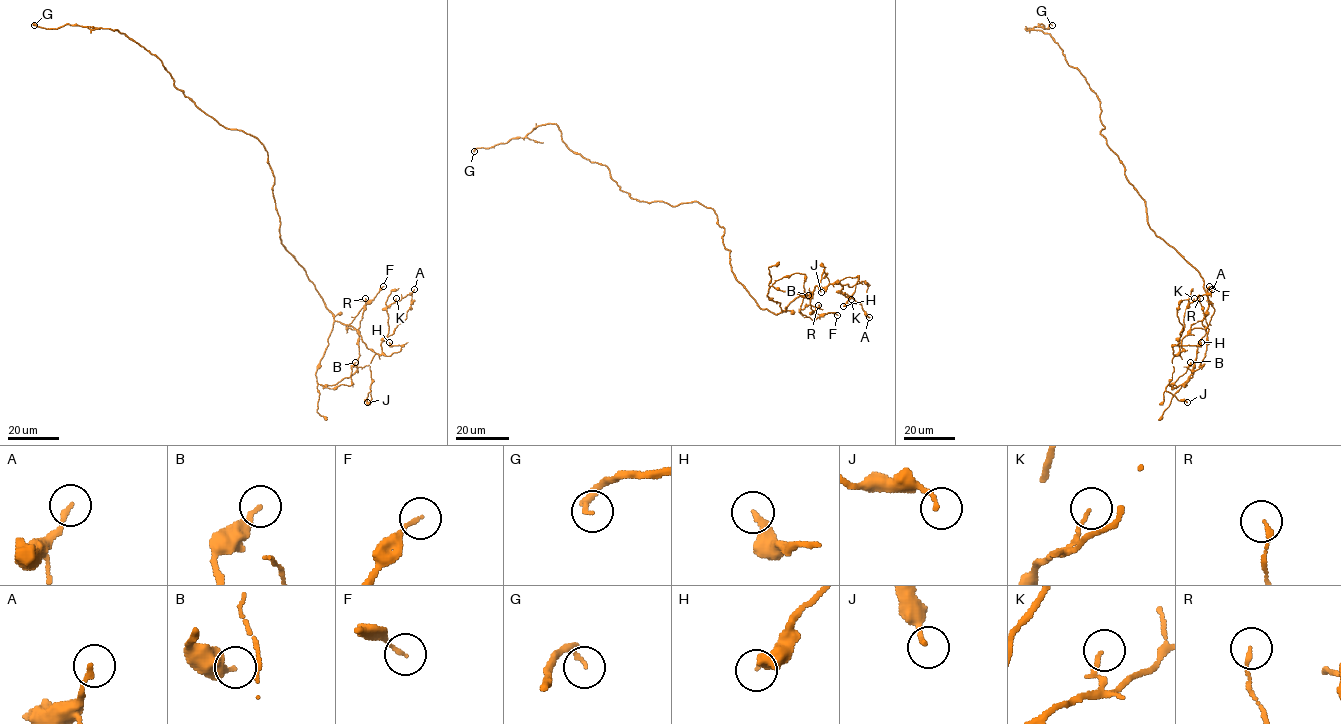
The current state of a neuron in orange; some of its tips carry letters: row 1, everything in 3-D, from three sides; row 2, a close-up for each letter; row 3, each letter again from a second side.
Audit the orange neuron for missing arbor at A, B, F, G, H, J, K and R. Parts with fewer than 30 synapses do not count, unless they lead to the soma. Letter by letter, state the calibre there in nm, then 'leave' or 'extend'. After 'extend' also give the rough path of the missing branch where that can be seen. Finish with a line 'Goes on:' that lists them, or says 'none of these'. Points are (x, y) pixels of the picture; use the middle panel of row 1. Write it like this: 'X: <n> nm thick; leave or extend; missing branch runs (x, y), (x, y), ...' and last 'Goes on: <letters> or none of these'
A: 190 nm thick; leave
B: 320 nm thick; leave
F: 130 nm thick; leave
G: 200 nm thick; extend
H: 320 nm thick; leave
J: 140 nm thick; leave
K: 120 nm thick; leave
R: 140 nm thick; leave
Goes on: G

